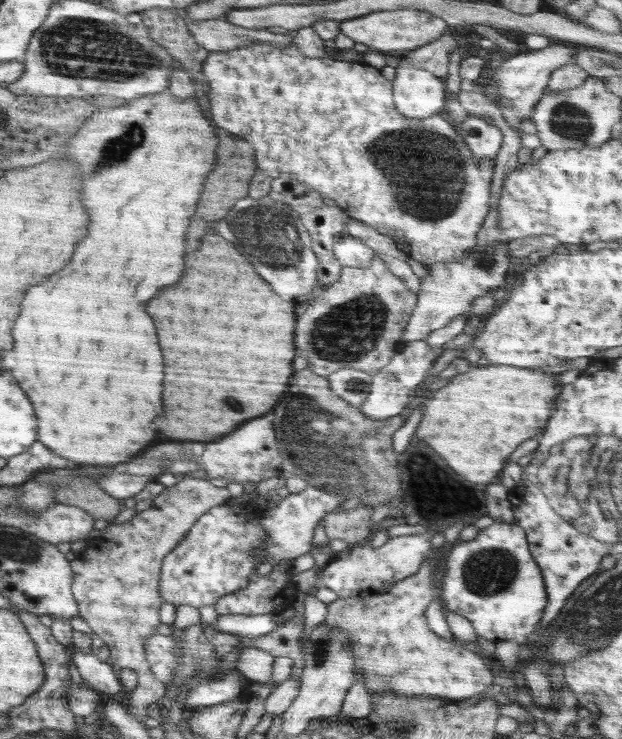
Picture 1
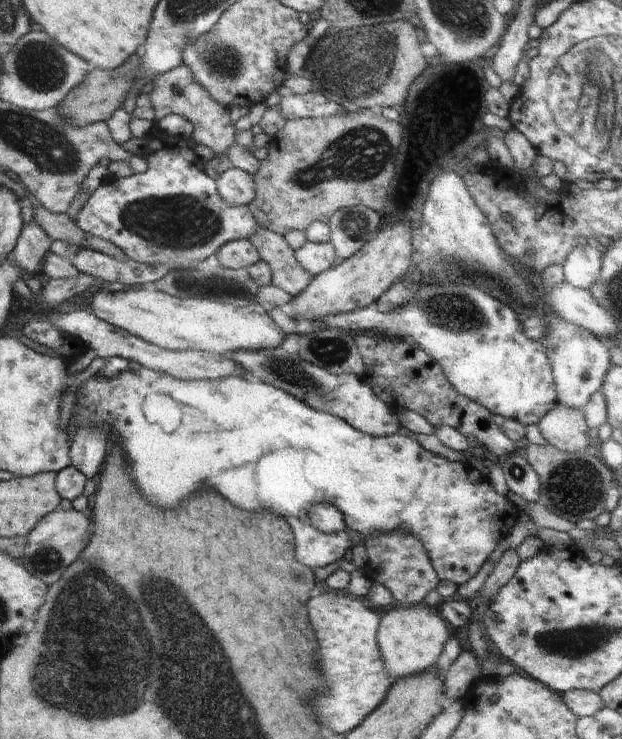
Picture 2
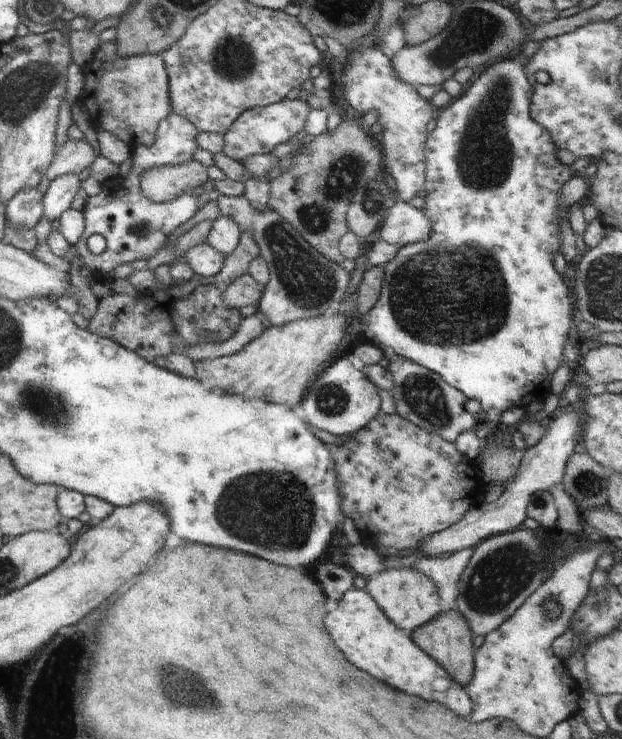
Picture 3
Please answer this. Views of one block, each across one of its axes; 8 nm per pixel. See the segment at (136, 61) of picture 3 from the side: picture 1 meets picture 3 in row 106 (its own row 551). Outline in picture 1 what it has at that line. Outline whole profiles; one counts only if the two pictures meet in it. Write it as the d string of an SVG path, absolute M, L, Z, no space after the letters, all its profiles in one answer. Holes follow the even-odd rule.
M180 475L178 476L178 483L176 485L166 487L160 495L154 498L152 505L130 518L130 520L125 521L121 524L110 523L106 528L103 529L102 535L92 538L89 543L89 547L80 553L76 559L73 561L71 565L72 572L74 573L74 580L71 586L72 594L74 595L74 600L77 602L78 614L82 617L93 630L94 634L97 634L98 637L102 638L102 640L106 643L109 649L108 654L110 655L109 663L115 666L118 670L122 670L124 668L128 668L129 670L134 670L138 673L138 686L134 688L134 691L131 692L128 702L128 713L132 714L134 717L144 719L144 714L146 714L146 710L150 705L157 703L163 696L166 694L166 688L162 682L158 682L155 680L152 672L150 672L150 668L148 665L148 660L146 659L146 653L144 653L144 646L146 646L146 642L148 642L147 638L156 634L154 630L156 630L157 626L160 626L161 620L159 615L159 608L164 604L163 598L160 598L159 595L159 578L161 573L161 564L164 560L164 557L173 549L178 546L179 541L183 538L183 536L192 528L192 525L200 518L203 514L206 514L213 506L220 506L223 502L227 502L227 500L231 499L230 492L227 487L216 487L211 484L211 480L209 478L193 478L191 475Z

